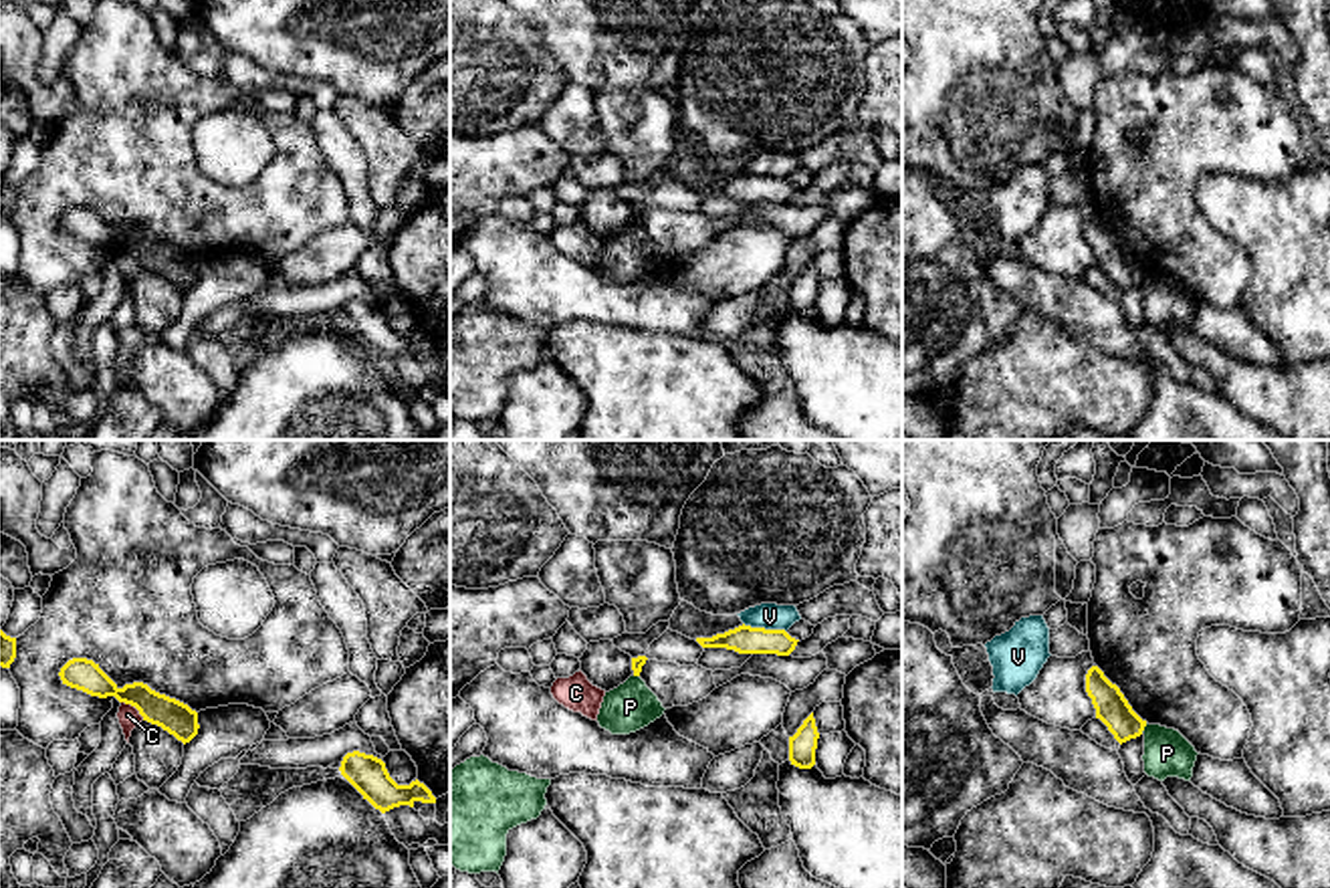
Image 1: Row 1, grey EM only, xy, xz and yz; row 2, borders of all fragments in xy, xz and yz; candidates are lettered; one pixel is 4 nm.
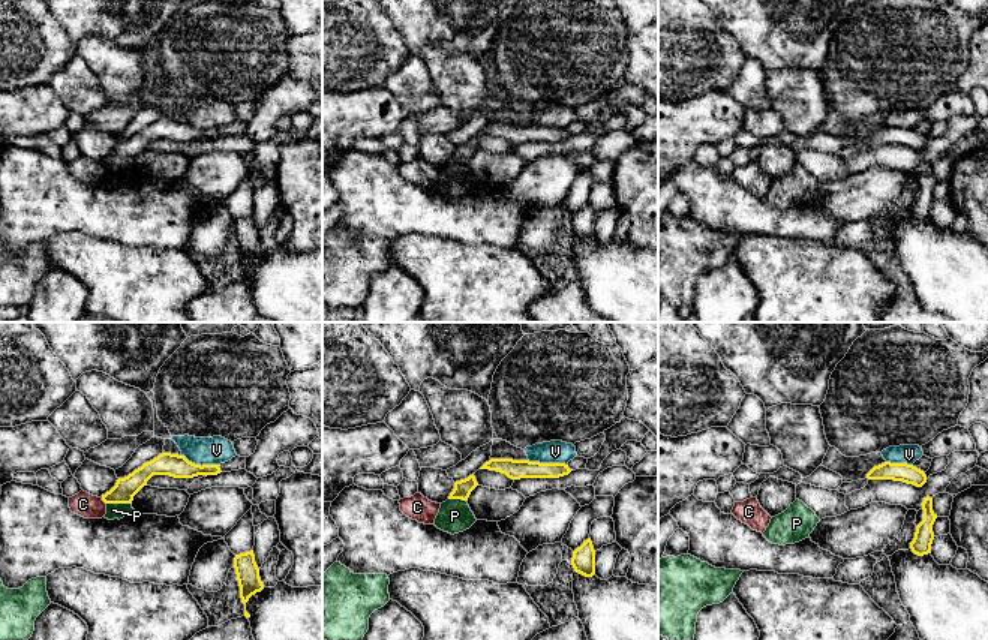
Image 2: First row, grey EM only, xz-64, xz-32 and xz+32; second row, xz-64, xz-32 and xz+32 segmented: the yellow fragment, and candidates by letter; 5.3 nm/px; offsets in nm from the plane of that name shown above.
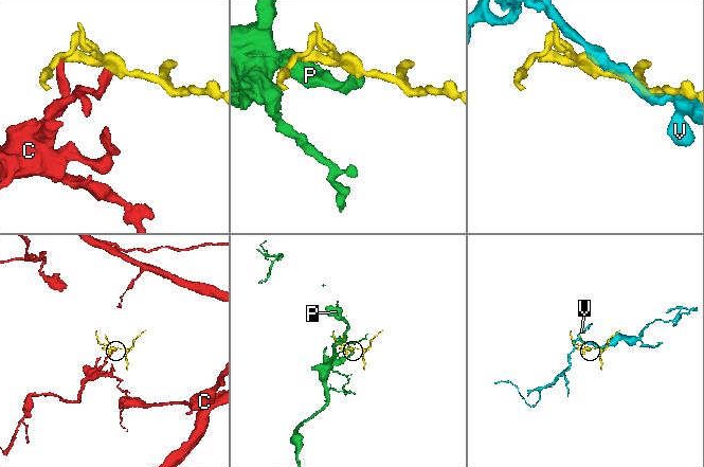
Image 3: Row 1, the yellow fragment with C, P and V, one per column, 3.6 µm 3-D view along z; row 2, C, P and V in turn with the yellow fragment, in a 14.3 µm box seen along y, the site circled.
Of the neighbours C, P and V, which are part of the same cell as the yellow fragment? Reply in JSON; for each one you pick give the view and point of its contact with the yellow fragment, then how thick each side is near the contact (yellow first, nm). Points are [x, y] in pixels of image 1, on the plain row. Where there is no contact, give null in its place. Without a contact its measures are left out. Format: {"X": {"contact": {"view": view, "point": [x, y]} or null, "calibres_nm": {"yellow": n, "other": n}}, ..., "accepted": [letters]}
{"accepted": []}

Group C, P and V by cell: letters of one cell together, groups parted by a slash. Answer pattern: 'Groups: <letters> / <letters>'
Groups: C / P / V

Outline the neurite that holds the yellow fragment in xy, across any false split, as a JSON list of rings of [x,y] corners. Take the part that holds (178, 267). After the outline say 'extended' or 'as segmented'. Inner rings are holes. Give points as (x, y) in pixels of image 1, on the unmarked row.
[[[73,206],[61,216],[59,224],[63,232],[91,244],[115,244],[119,250],[135,254],[143,268],[161,274],[184,293],[198,283],[198,260],[188,252],[159,242],[143,230],[119,236],[93,208]]]; as segmented

